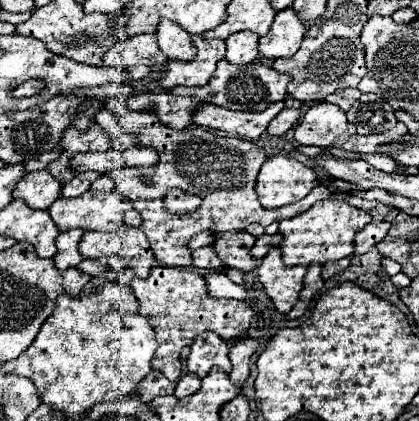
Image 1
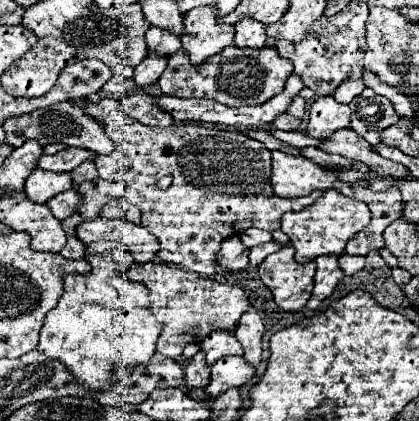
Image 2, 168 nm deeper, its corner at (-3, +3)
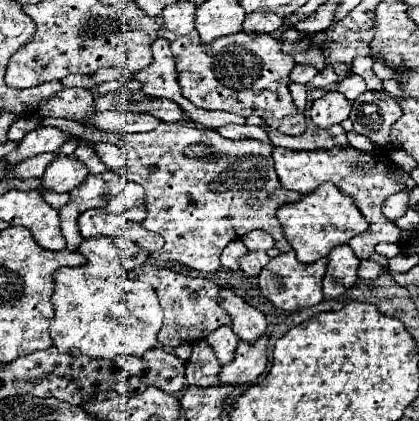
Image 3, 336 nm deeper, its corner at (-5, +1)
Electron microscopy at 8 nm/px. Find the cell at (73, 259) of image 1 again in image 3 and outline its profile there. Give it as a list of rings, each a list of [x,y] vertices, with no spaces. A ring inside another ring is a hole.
[[[107,170],[103,174],[89,174],[87,180],[83,180],[73,192],[69,202],[59,210],[61,218],[61,230],[67,240],[69,250],[77,250],[83,236],[77,228],[77,218],[81,212],[89,208],[103,208],[109,204],[111,198],[115,198],[123,190],[125,178],[119,172]]]

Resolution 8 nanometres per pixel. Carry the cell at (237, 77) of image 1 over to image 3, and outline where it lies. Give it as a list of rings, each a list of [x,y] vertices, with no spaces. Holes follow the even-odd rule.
[[[193,30],[185,36],[177,36],[169,44],[171,44],[173,58],[175,58],[177,74],[179,74],[179,88],[183,92],[183,96],[187,100],[191,100],[197,108],[225,110],[225,112],[239,114],[243,118],[255,114],[255,116],[263,118],[267,126],[277,128],[279,132],[289,136],[297,136],[297,134],[305,132],[305,116],[303,116],[303,112],[297,110],[297,106],[293,104],[293,98],[287,90],[289,74],[291,74],[295,62],[293,62],[293,58],[289,58],[289,54],[285,54],[281,50],[281,42],[277,38],[273,38],[271,34],[255,34],[253,36],[253,34],[237,32],[237,34],[225,36],[225,38],[217,38],[215,42],[205,46],[205,44],[201,44],[197,30]]]

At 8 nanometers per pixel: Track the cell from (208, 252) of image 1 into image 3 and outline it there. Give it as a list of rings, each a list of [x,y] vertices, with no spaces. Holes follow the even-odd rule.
[[[241,240],[229,242],[229,246],[227,246],[227,248],[223,250],[223,254],[221,254],[221,266],[227,268],[227,270],[239,270],[237,260],[239,260],[241,256],[245,256],[245,252],[247,252],[247,248],[245,248],[245,244],[243,244]]]

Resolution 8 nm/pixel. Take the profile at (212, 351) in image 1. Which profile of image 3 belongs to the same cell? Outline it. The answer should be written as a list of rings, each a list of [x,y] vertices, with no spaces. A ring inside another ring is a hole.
[[[221,326],[221,328],[217,328],[215,332],[211,332],[211,334],[207,336],[207,342],[209,342],[211,348],[215,350],[215,354],[217,354],[217,358],[219,358],[221,364],[233,362],[235,348],[237,348],[239,338],[237,338],[235,332],[231,330],[231,326]]]

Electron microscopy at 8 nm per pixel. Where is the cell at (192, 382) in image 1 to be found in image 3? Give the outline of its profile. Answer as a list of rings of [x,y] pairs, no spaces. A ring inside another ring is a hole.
[[[207,340],[193,344],[193,354],[187,360],[187,384],[209,388],[217,386],[221,372],[221,362],[213,354],[213,348],[207,344]]]

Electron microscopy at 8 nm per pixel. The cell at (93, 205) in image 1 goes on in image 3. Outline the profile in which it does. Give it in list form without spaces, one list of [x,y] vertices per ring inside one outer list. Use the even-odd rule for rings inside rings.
[[[41,190],[43,192],[43,198],[45,198],[45,202],[49,204],[49,206],[53,206],[55,210],[61,210],[67,202],[69,202],[69,194],[65,192],[65,194],[57,194],[57,192],[53,192],[53,190]]]

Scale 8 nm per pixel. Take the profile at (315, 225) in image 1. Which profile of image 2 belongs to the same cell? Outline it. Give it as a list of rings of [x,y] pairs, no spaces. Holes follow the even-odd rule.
[[[334,188],[323,191],[315,204],[303,208],[301,212],[289,212],[281,218],[281,230],[289,236],[291,246],[295,248],[295,260],[307,264],[323,254],[343,254],[347,242],[361,232],[371,220],[371,212],[365,202],[343,196]]]

